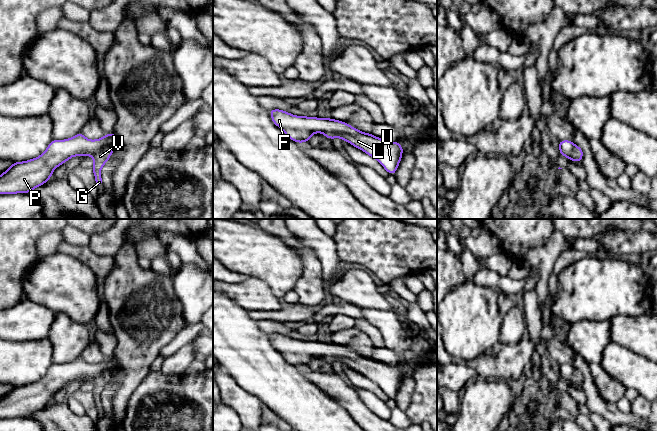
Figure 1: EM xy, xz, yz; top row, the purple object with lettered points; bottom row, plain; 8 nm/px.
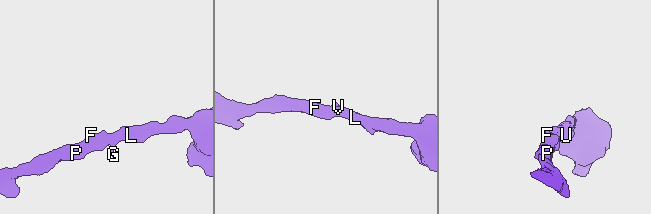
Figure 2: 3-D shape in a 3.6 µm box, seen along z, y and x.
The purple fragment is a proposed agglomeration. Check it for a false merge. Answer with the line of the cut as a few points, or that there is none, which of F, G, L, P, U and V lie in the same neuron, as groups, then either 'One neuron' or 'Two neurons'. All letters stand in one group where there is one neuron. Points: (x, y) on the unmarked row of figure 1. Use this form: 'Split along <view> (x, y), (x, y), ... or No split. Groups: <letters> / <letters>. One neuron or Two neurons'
No split. Groups: F G L P U V. One neuron

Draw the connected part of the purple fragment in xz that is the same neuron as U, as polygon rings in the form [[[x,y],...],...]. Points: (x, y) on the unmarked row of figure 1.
[[[280,333],[270,334],[270,340],[273,347],[297,367],[309,366],[311,360],[318,356],[331,364],[341,362],[373,381],[392,399],[396,397],[402,382],[403,371],[398,365],[383,364],[371,357],[361,356],[343,345],[296,340]]]

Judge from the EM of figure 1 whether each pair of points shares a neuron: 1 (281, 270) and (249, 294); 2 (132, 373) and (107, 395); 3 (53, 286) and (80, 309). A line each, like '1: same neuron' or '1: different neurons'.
1: different neurons
2: different neurons
3: same neuron

